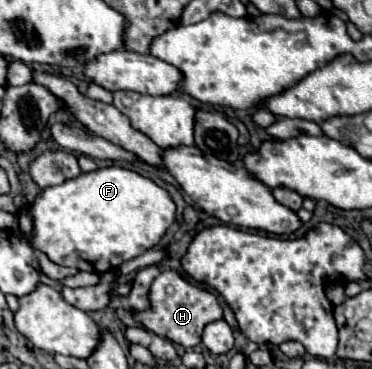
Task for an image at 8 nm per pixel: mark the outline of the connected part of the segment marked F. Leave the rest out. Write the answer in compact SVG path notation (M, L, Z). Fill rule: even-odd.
M104 167L90 173L82 173L76 179L64 181L62 185L42 189L34 197L34 203L26 207L26 213L32 219L30 245L48 255L52 263L62 267L76 267L78 271L104 273L110 267L118 269L122 263L154 247L174 221L176 205L170 195L154 181L122 167Z

